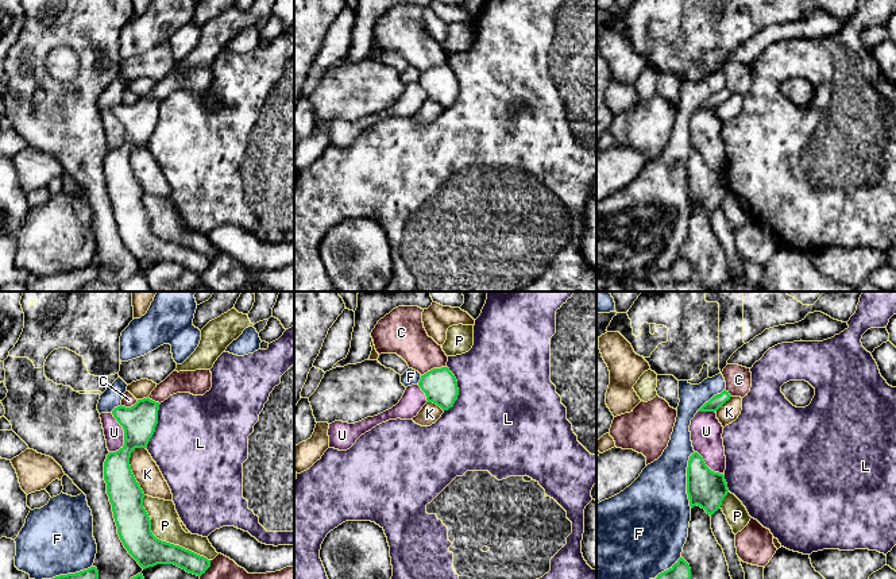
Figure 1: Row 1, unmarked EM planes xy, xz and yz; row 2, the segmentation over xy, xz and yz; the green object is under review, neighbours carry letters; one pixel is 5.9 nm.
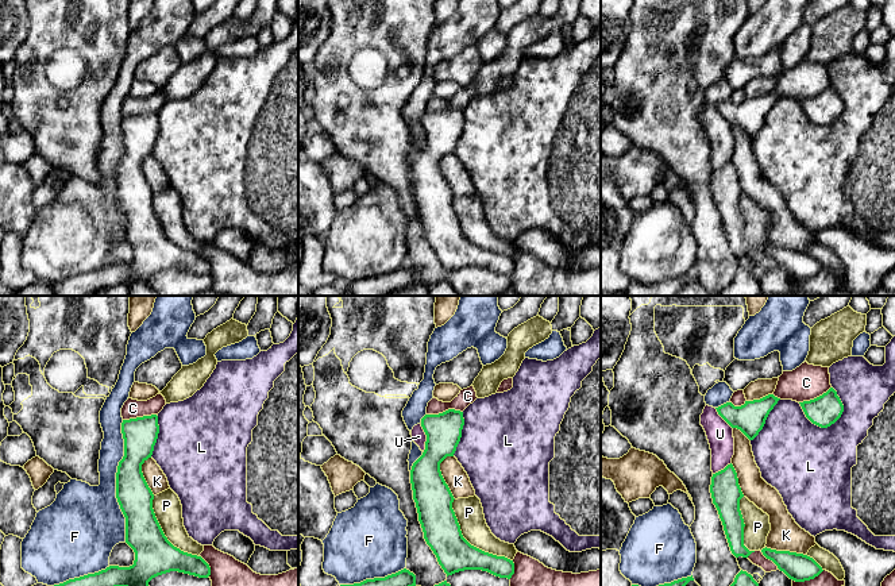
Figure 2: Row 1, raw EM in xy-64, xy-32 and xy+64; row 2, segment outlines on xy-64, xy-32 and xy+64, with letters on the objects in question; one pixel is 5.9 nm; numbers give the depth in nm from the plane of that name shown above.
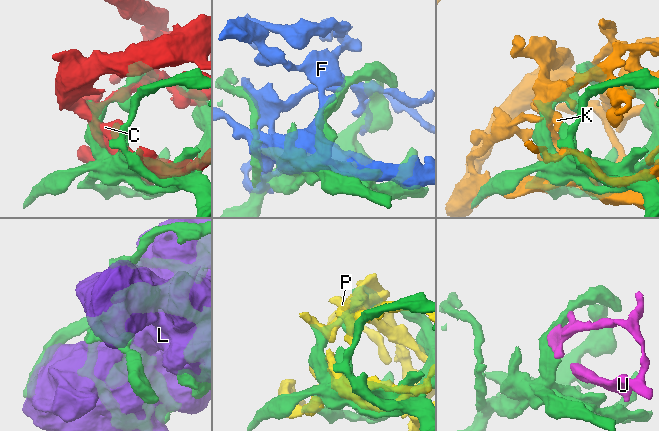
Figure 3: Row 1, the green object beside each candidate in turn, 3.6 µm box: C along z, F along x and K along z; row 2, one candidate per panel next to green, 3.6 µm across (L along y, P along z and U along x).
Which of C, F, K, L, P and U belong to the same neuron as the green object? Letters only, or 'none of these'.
none of these

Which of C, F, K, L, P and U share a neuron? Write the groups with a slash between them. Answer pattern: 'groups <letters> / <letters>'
groups C U / F / K / L / P

